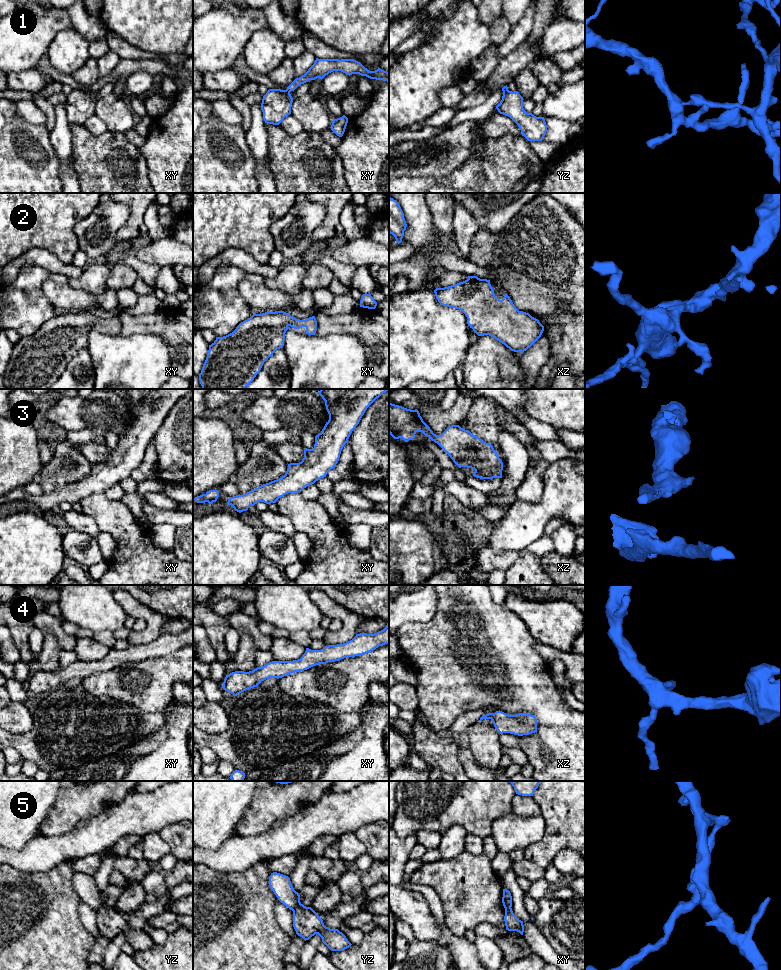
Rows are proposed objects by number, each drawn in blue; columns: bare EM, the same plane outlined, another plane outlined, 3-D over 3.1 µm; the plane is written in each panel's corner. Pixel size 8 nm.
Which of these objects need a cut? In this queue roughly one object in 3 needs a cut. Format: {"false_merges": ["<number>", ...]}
{"false_merges": ["1", "5"]}

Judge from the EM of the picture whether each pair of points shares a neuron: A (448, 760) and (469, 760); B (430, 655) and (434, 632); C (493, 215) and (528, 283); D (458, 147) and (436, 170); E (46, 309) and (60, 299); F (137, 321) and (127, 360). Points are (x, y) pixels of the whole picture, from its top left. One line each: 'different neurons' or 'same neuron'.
A: different neurons
B: same neuron
C: different neurons
D: same neuron
E: different neurons
F: different neurons

